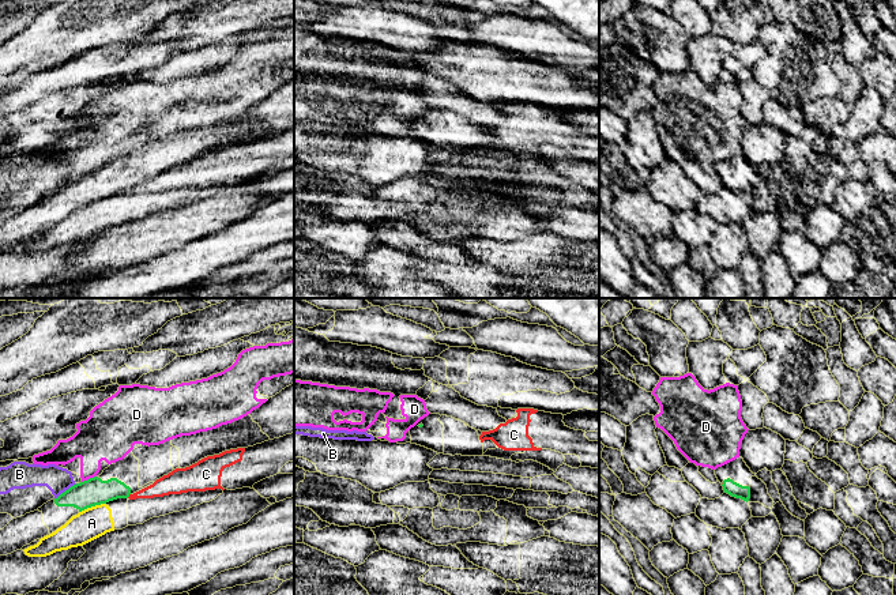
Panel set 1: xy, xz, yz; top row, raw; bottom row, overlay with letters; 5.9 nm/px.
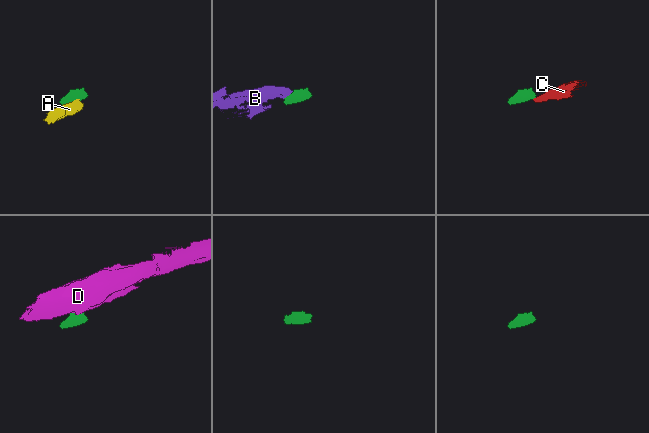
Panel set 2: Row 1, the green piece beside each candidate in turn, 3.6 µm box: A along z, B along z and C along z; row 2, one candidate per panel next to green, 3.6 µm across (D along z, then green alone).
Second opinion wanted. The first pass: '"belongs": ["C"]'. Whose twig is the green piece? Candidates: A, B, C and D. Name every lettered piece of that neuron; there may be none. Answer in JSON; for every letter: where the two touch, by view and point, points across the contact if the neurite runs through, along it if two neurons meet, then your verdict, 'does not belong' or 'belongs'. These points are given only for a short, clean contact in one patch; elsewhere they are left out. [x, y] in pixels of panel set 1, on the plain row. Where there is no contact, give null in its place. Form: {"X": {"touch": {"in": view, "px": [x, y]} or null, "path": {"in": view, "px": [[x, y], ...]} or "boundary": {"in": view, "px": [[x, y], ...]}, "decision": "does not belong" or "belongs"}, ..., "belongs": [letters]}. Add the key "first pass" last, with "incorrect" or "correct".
{"A": {"touch": {"in": "xy", "px": [91, 200]}, "boundary": {"in": "xy", "px": [[105, 198], [87, 202], [79, 207]]}, "decision": "does not belong"}, "B": {"touch": {"in": "xy", "px": [66, 185]}, "boundary": {"in": "xy", "px": [[76, 179], [55, 194]]}, "decision": "does not belong"}, "C": {"touch": {"in": "xy", "px": [128, 191]}, "boundary": {"in": "xy", "px": [[130, 188], [127, 192]]}, "decision": "does not belong"}, "D": {"touch": {"in": "xy", "px": [90, 173]}, "boundary": {"in": "xy", "px": [[96, 170], [82, 177]]}, "decision": "does not belong"}, "belongs": [], "first pass": "incorrect"}

